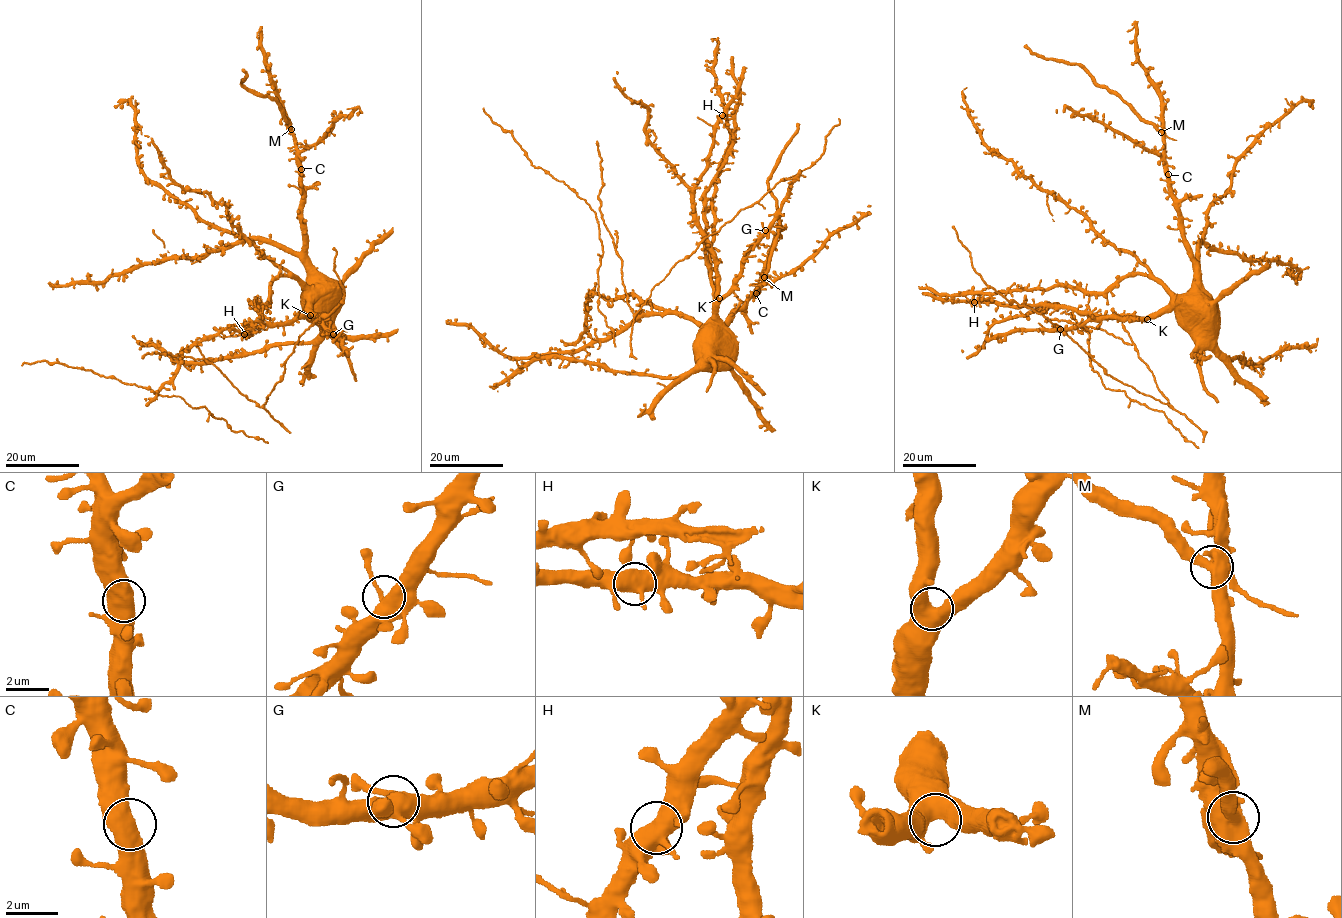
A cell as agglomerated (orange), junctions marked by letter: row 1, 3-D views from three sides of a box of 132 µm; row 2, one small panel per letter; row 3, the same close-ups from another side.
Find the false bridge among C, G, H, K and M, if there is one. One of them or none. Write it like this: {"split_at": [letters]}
{"split_at": ["M"]}

